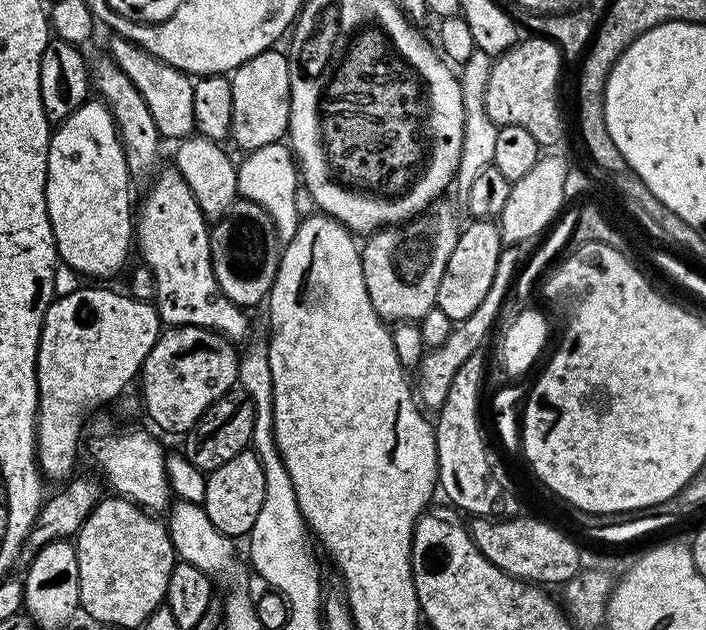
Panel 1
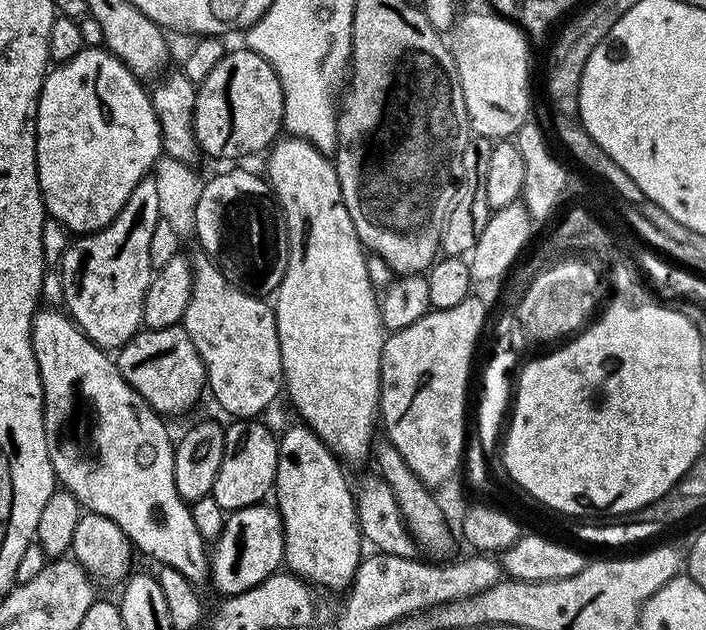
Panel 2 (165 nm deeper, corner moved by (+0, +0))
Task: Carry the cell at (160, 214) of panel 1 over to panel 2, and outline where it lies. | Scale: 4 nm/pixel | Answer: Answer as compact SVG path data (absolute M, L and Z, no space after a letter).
M207 258L200 259L192 277L192 298L182 325L204 360L210 396L232 418L256 418L266 406L277 403L284 388L280 370L280 343L273 305L243 292L220 273Z

